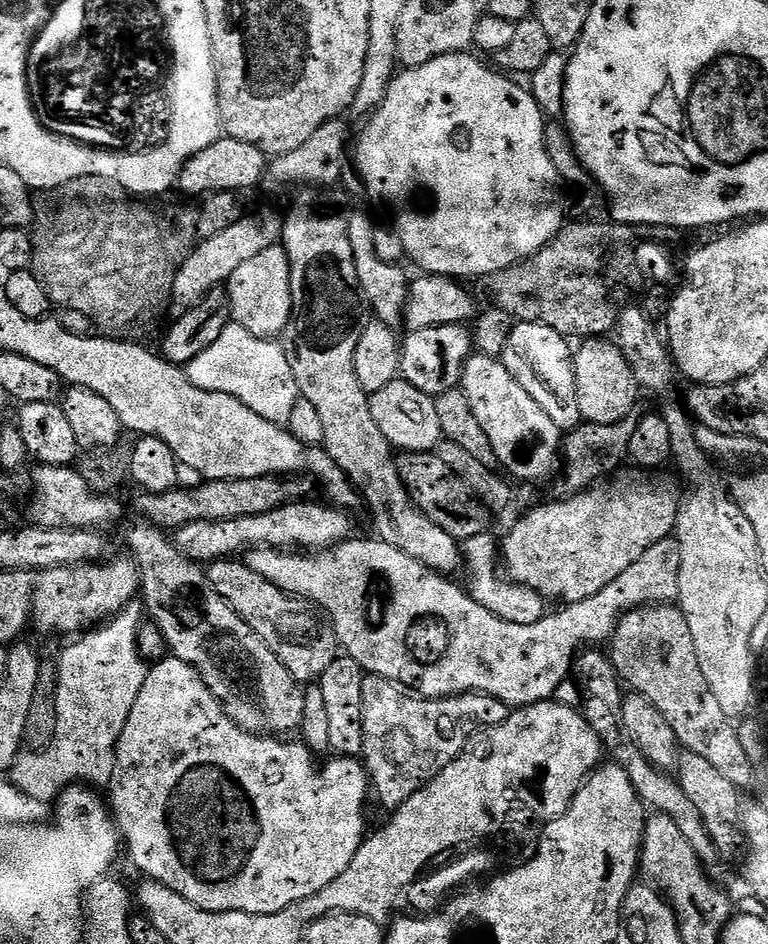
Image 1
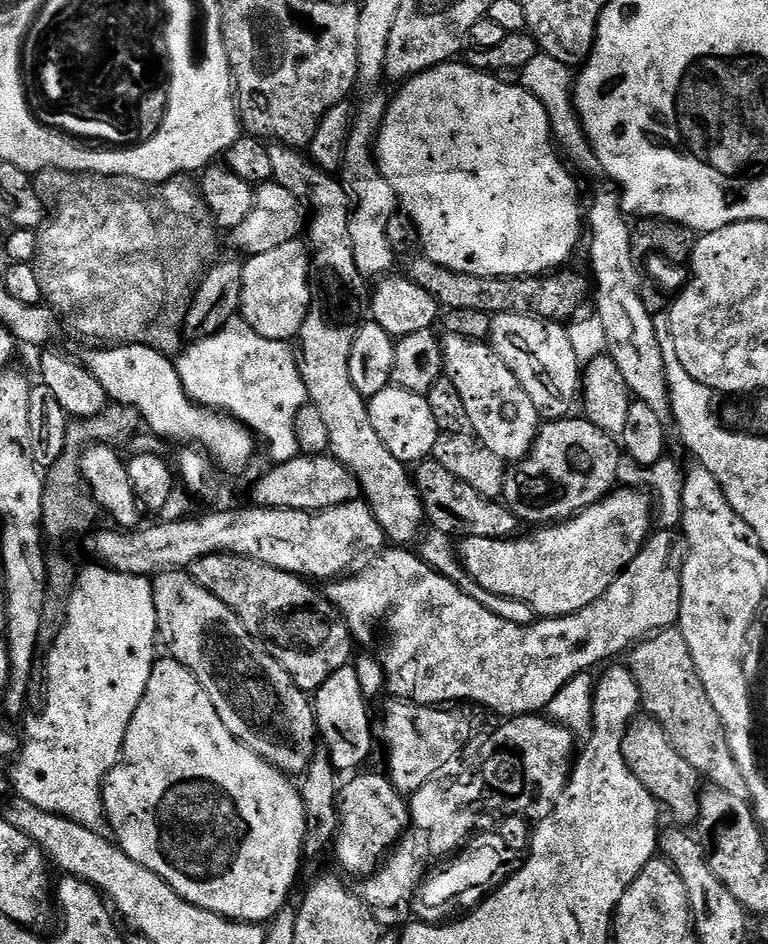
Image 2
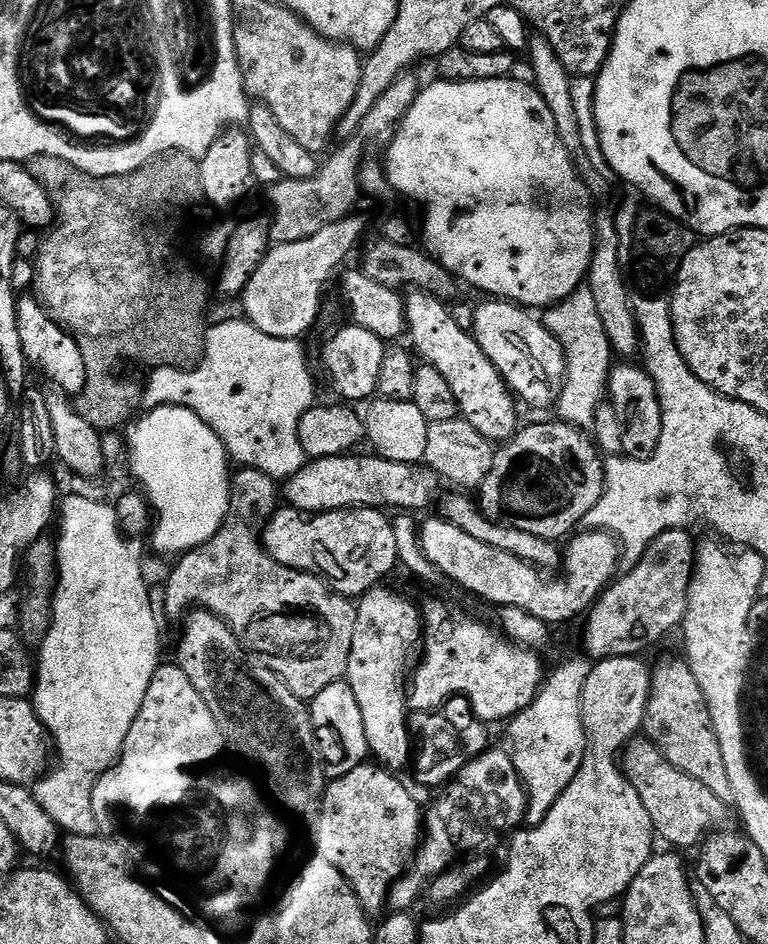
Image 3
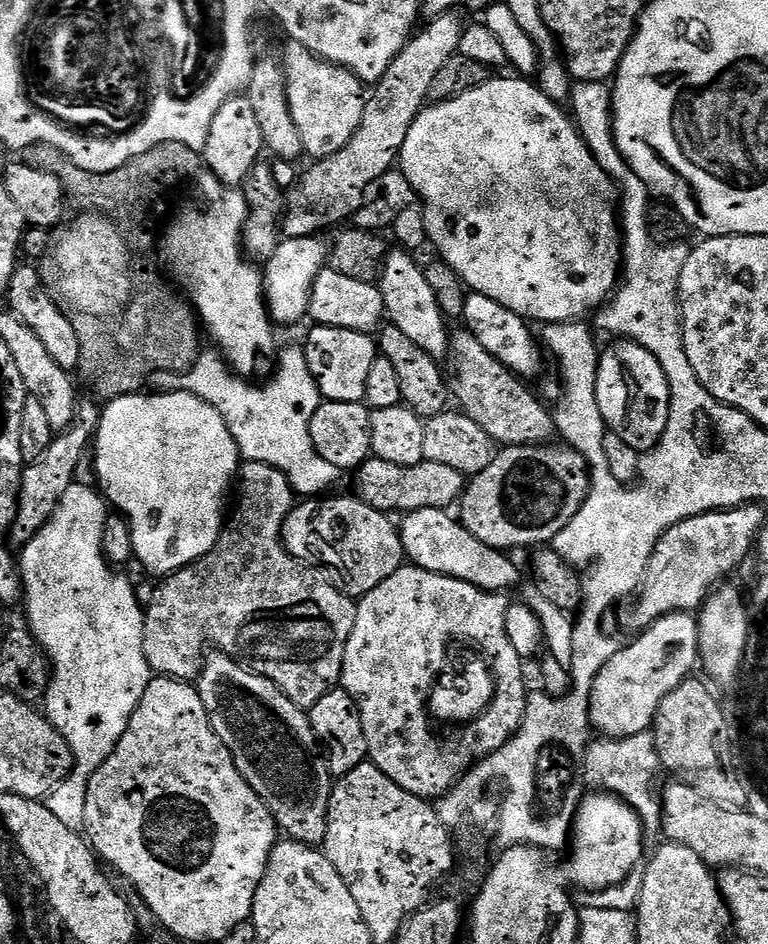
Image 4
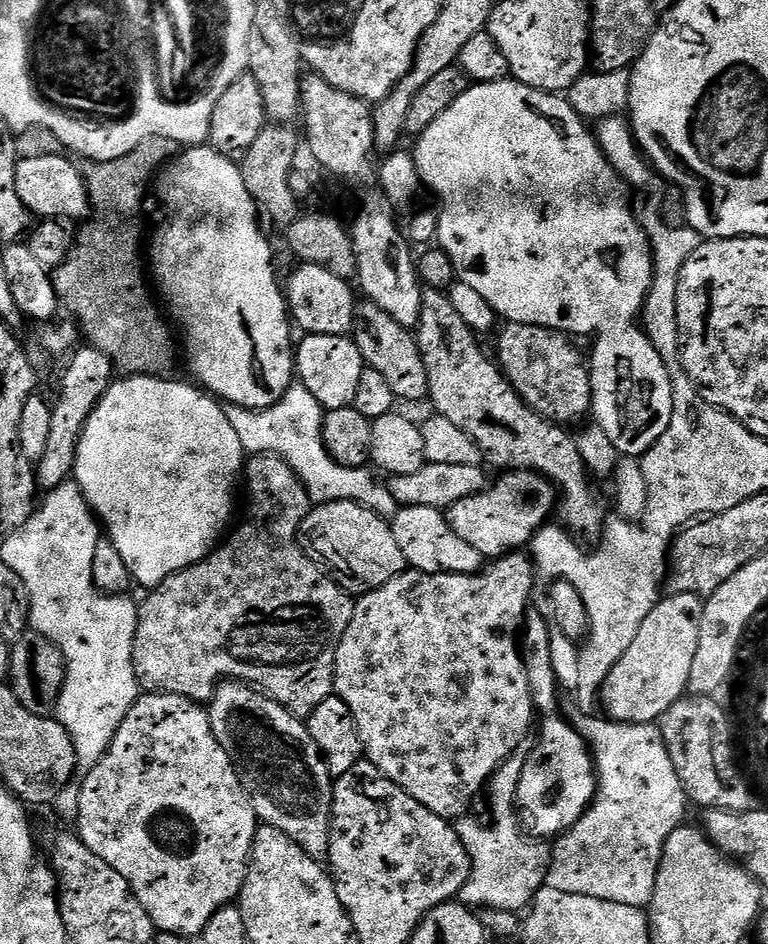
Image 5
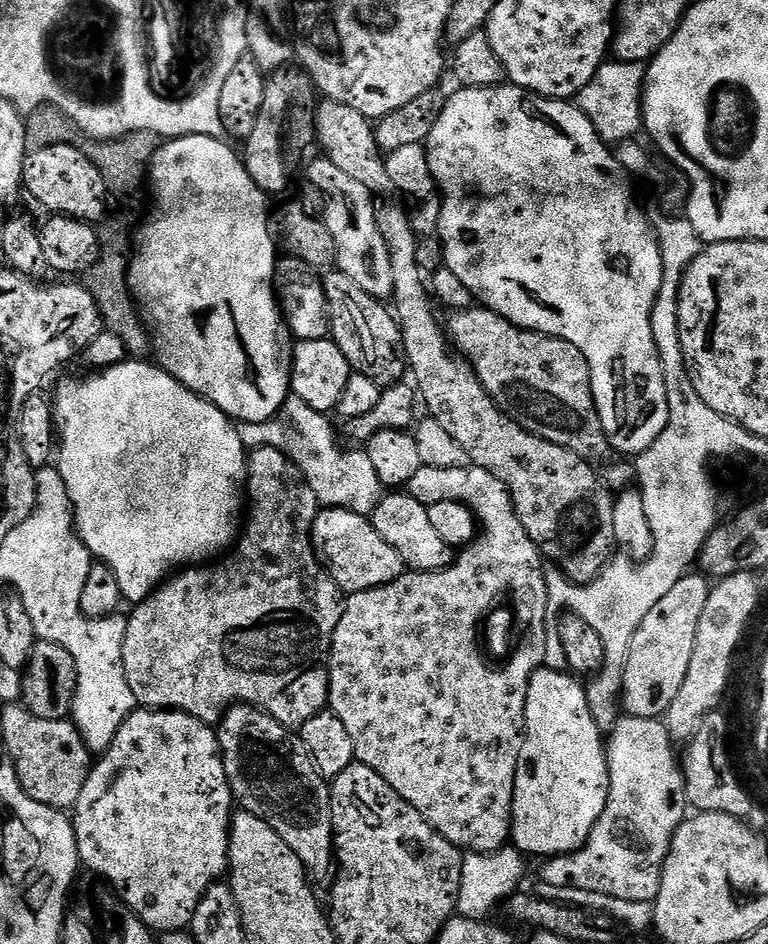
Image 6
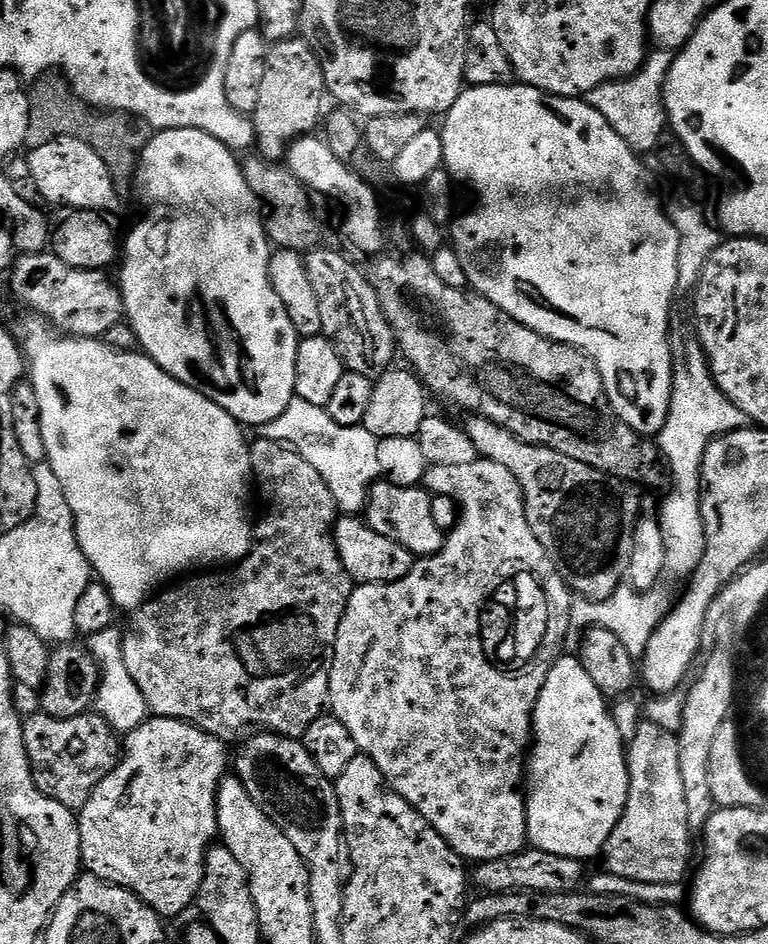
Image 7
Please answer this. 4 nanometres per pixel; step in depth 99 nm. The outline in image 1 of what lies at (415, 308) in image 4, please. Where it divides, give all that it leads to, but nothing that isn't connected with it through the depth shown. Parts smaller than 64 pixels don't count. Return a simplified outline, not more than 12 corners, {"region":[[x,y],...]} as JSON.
{"region":[[503,359],[464,363],[459,387],[499,467],[544,480],[562,430]]}

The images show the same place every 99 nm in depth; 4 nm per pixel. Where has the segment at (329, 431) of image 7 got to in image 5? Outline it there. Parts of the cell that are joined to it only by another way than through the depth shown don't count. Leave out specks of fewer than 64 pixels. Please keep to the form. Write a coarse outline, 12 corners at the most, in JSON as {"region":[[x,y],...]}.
{"region":[[296,382],[269,408],[224,408],[245,453],[282,458],[313,505],[379,516],[397,497],[324,448],[325,409]]}

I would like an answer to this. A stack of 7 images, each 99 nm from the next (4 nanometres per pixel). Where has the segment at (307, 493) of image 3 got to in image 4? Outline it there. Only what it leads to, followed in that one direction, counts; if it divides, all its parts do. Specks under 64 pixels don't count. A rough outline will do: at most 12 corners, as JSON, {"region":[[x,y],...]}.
{"region":[[369,458],[355,495],[407,514],[459,501],[466,477],[442,462],[414,466]]}

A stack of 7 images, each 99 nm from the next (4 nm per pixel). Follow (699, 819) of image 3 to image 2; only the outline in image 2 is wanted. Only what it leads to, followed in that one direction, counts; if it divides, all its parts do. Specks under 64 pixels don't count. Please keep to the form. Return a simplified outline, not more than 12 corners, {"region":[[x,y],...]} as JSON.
{"region":[[657,720],[622,738],[626,766],[680,826],[700,816],[702,777]]}

